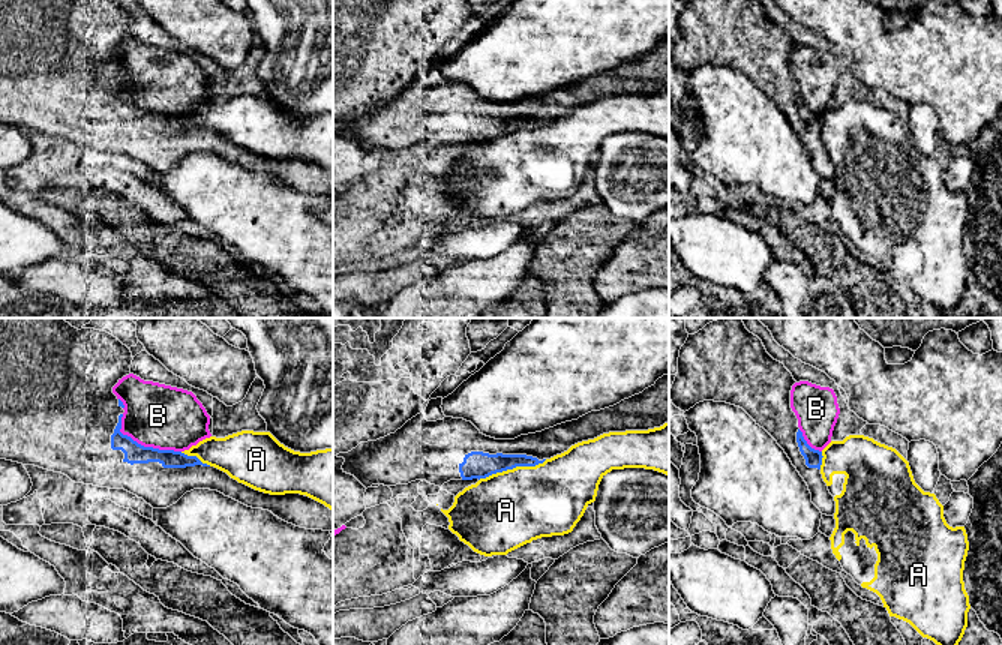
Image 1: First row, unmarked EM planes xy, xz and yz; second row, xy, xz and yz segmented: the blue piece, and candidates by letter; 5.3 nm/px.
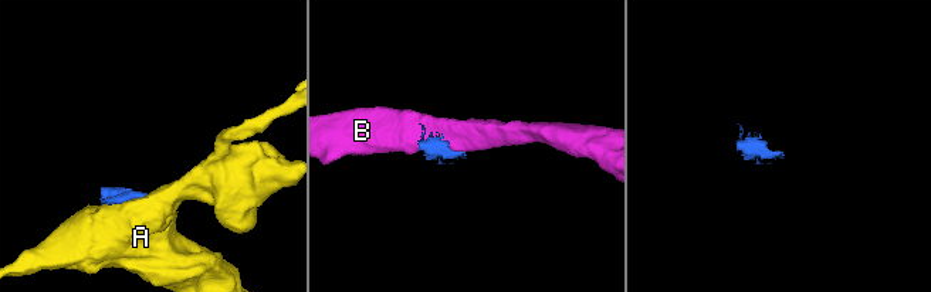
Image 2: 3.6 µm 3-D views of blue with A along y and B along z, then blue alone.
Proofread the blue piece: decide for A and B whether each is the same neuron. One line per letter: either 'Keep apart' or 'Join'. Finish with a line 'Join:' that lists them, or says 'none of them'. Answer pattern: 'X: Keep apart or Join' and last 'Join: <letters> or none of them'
A: Keep apart
B: Keep apart
Join: none of them

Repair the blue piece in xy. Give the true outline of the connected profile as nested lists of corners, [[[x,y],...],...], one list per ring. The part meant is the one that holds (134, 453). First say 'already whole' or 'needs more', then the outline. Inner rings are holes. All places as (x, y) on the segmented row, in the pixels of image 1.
needs more; [[[0,318],[0,459],[62,472],[75,483],[124,489],[153,508],[166,508],[194,489],[210,489],[248,507],[268,510],[296,526],[333,531],[333,510],[309,496],[264,494],[202,464],[196,456],[144,447],[123,435],[120,429],[124,405],[112,393],[112,387],[130,374],[132,360],[130,350],[106,332],[78,330],[63,318]]]

